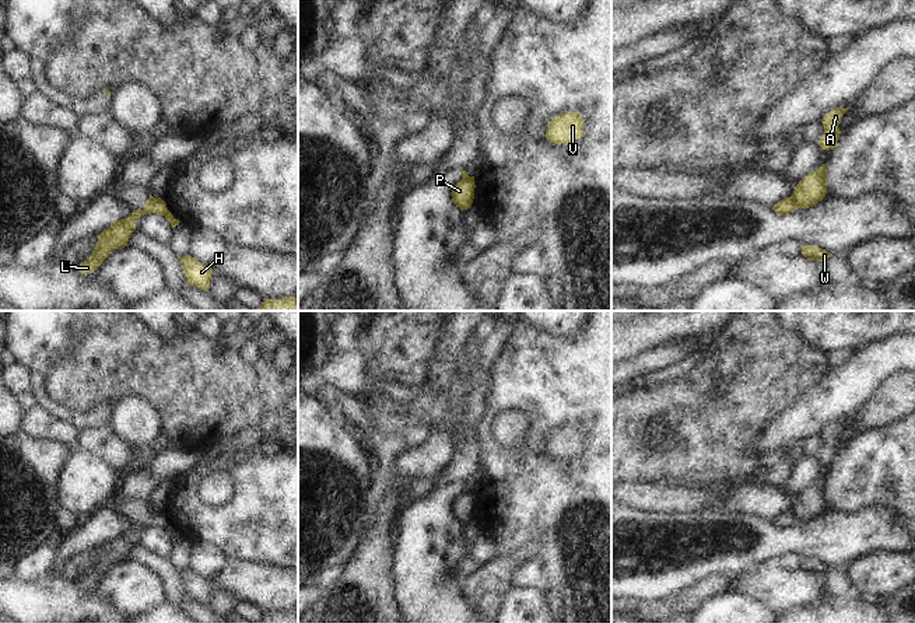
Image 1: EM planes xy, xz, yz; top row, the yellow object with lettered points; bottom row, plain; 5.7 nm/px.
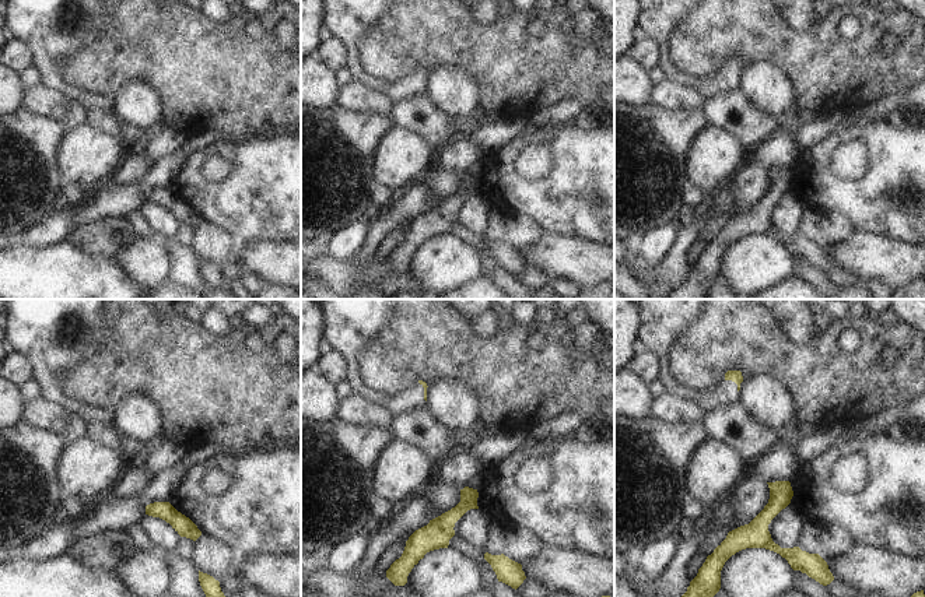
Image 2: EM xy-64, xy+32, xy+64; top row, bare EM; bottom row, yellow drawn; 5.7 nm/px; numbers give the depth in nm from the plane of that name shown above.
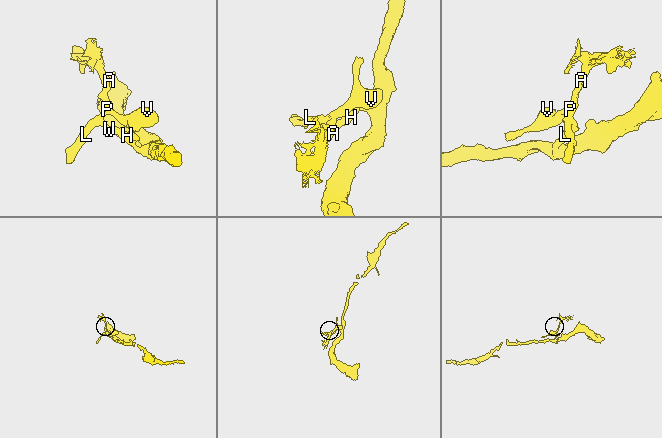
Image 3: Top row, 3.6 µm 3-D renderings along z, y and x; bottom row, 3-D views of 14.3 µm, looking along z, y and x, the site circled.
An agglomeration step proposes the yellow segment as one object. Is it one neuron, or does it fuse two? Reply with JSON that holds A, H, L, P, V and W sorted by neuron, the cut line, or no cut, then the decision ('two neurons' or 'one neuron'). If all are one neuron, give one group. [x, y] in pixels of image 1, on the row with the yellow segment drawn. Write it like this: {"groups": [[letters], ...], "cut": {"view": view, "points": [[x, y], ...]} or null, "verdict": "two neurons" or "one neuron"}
{"groups": [["A", "H", "L", "P", "W"], ["V"]], "cut": {"view": "yz", "points": [[791, 196], [796, 207]]}, "verdict": "two neurons"}

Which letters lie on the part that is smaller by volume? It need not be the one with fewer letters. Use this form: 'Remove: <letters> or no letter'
Remove: V.

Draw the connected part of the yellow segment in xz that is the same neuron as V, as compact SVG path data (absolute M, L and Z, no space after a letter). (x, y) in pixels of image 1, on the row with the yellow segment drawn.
M564 112L547 125L546 139L554 144L568 144L583 136L585 120L578 112Z

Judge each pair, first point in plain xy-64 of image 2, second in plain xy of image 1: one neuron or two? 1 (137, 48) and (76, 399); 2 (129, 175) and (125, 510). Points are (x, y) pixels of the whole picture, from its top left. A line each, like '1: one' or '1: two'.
1: one
2: two

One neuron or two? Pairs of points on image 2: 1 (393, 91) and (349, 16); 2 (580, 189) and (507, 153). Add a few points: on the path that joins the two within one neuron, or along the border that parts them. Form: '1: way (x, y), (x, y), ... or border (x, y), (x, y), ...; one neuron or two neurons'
1: way (371, 81), (351, 62), (350, 38); one neuron
2: way (557, 189), (524, 189), (510, 175); one neuron

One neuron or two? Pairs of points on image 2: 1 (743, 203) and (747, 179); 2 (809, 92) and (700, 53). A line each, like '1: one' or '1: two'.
1: one
2: one

